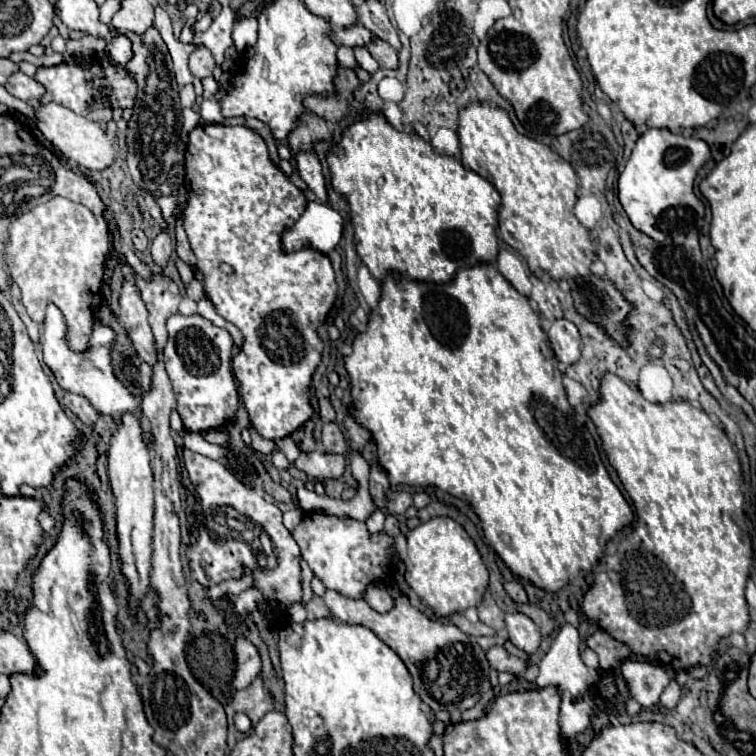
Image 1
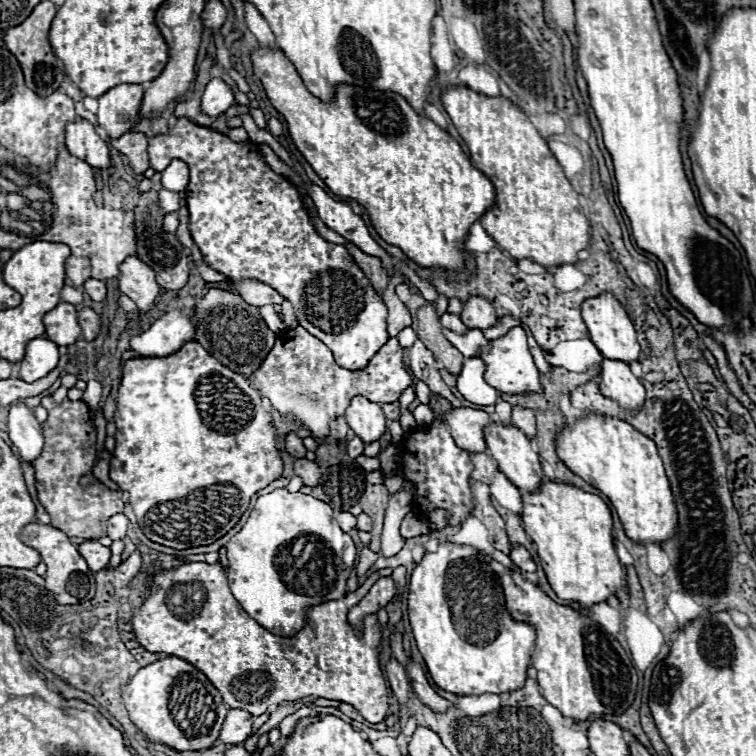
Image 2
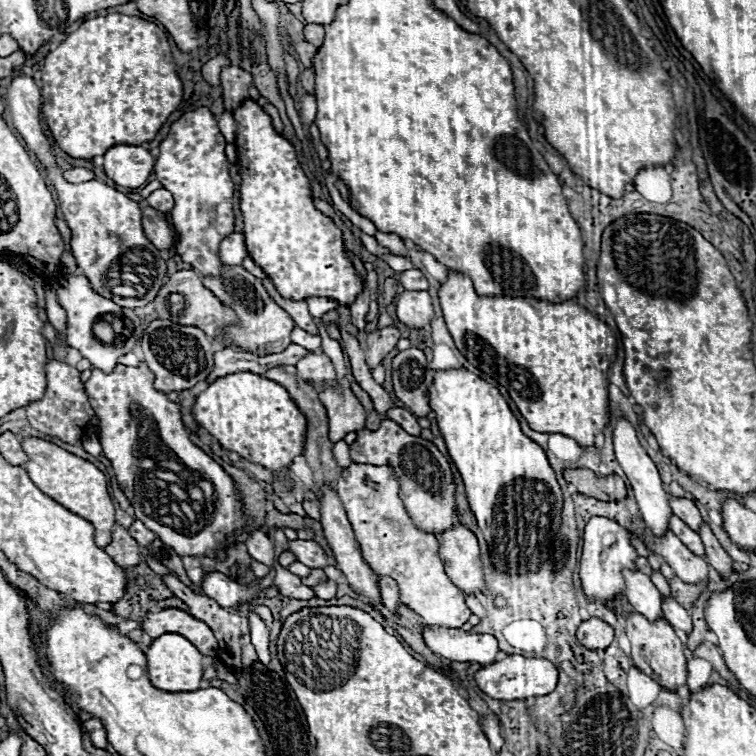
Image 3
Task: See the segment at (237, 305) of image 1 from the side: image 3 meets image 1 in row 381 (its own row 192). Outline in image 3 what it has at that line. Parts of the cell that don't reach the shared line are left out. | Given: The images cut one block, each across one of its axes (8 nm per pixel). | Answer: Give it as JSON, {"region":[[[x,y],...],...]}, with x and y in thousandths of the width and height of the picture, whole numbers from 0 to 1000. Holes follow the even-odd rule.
{"region":[[[323,132],[307,151],[310,159],[315,161],[310,188],[320,230],[315,254],[317,254],[317,278],[323,288],[323,320],[331,341],[354,362],[370,392],[378,397],[402,397],[410,392],[421,392],[444,397],[452,405],[466,405],[468,397],[479,389],[479,370],[458,339],[450,302],[439,294],[439,288],[418,278],[413,267],[410,241],[402,225],[397,222],[389,193],[360,169],[357,153],[336,132]]]}

